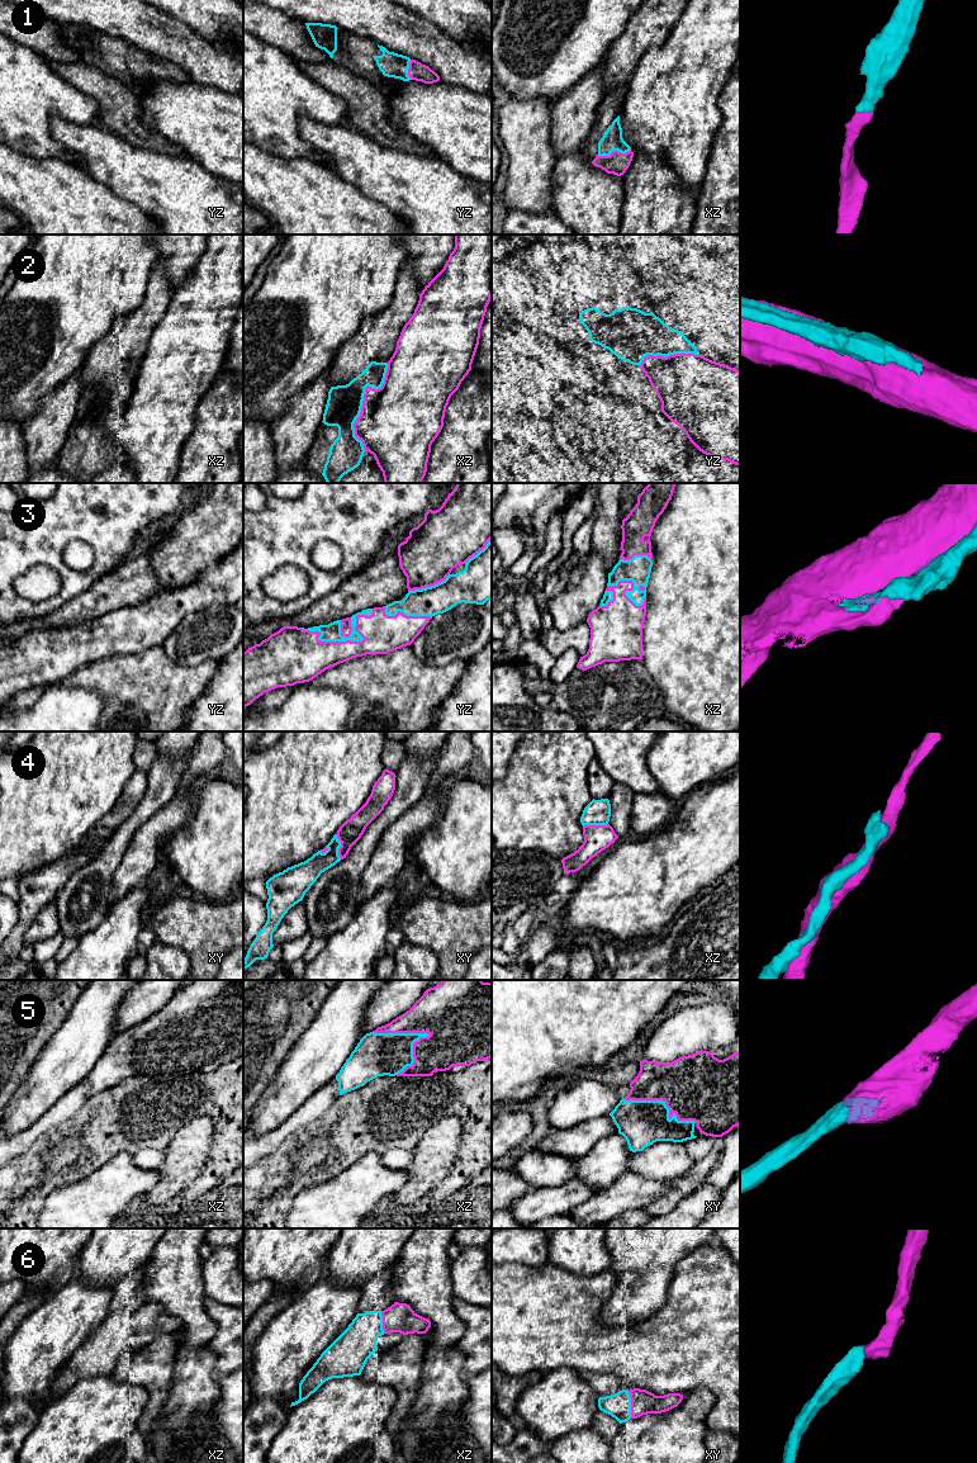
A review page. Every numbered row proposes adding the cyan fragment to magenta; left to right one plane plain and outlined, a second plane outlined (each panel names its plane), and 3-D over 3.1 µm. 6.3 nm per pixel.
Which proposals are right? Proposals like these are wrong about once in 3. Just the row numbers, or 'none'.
1, 3, 5, 6

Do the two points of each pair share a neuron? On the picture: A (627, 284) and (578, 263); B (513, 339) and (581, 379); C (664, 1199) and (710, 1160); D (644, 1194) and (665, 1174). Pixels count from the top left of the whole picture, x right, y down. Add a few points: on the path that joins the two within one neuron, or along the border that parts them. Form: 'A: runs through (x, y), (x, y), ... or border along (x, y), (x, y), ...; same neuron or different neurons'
A: runs through (615, 280), (591, 275); same neuron
B: runs through (530, 354), (539, 354), (554, 369), (564, 372); same neuron
C: runs through (676, 1193), (698, 1172); same neuron
D: border along (631, 1170), (667, 1183); different neurons

